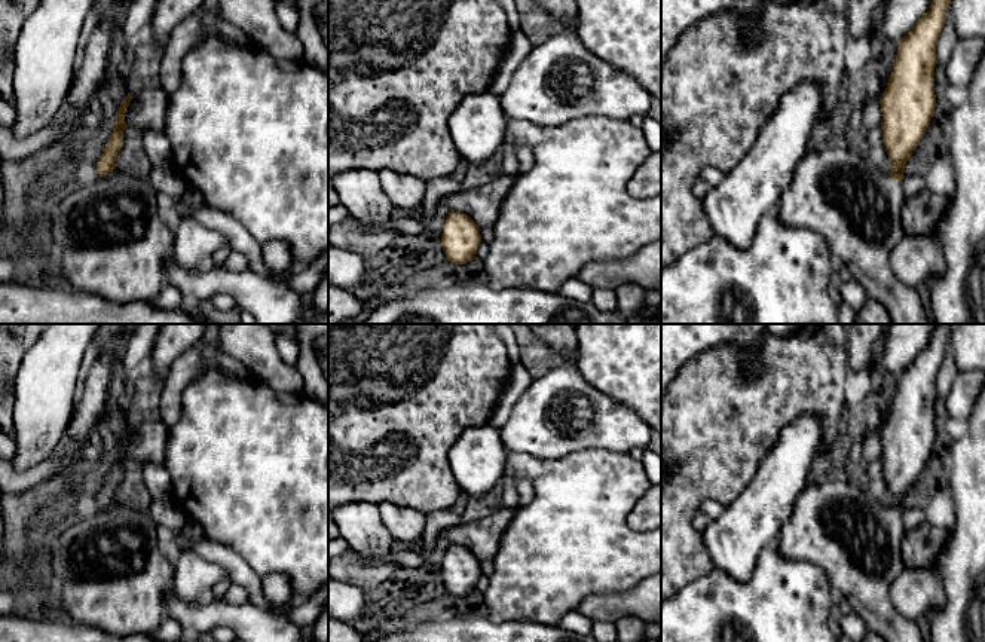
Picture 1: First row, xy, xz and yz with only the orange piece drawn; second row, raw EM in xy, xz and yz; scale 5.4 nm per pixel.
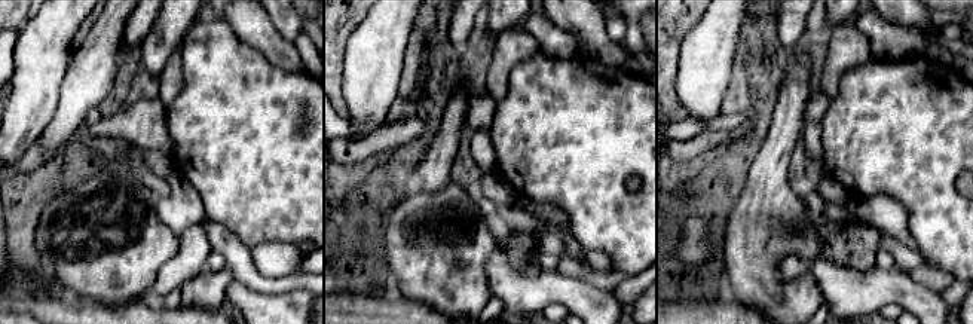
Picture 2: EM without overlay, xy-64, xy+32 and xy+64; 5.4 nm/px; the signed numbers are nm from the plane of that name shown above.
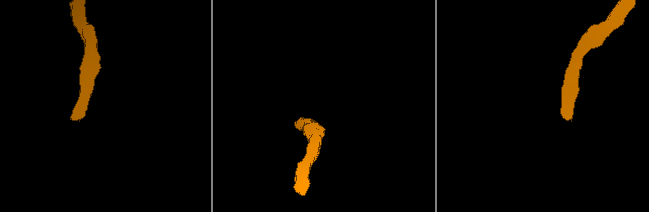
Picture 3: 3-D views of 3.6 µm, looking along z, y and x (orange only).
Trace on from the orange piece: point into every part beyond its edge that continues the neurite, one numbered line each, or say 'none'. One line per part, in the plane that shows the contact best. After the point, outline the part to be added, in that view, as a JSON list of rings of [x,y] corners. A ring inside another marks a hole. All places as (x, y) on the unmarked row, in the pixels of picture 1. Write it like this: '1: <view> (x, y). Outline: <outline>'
1: xy (110, 574). Outline: [[[144,501],[113,502],[91,517],[77,517],[51,544],[53,581],[61,615],[119,638],[152,636],[162,624],[163,593],[175,565],[160,551],[156,523],[144,516]]]

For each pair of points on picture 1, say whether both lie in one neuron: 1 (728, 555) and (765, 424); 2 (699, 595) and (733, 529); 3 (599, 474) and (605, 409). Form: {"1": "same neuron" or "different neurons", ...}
{"1": "different neurons", "2": "different neurons", "3": "different neurons"}

